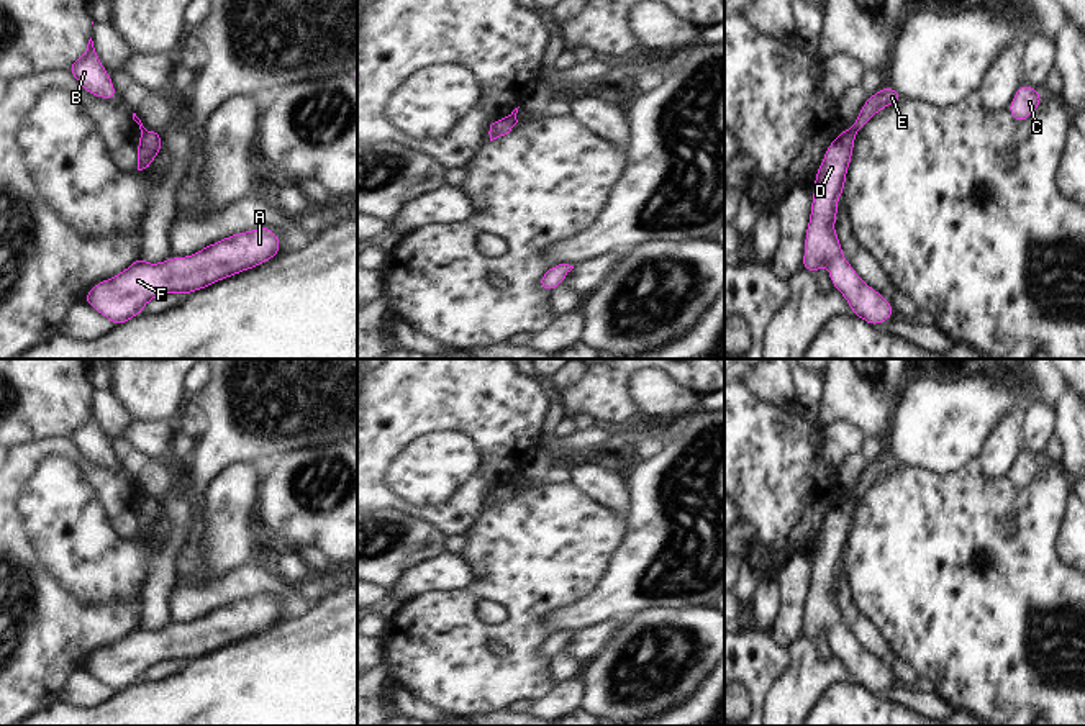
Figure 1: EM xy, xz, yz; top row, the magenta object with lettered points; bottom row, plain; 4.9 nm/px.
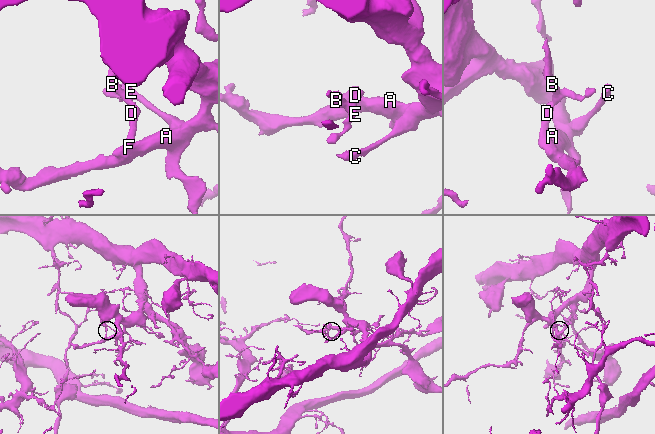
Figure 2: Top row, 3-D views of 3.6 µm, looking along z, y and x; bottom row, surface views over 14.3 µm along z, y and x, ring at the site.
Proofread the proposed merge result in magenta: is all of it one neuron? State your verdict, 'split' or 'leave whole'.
split

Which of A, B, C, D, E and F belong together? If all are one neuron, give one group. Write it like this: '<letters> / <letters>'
A C D F / B E

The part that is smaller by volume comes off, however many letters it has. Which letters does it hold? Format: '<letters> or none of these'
B, E

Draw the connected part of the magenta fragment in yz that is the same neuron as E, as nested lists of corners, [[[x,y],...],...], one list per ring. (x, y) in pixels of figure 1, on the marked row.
[[[885,85],[877,93],[870,95],[867,102],[860,107],[860,111],[849,128],[851,133],[857,133],[865,128],[867,121],[878,111],[885,110],[892,103],[900,103],[903,97],[893,88]]]

